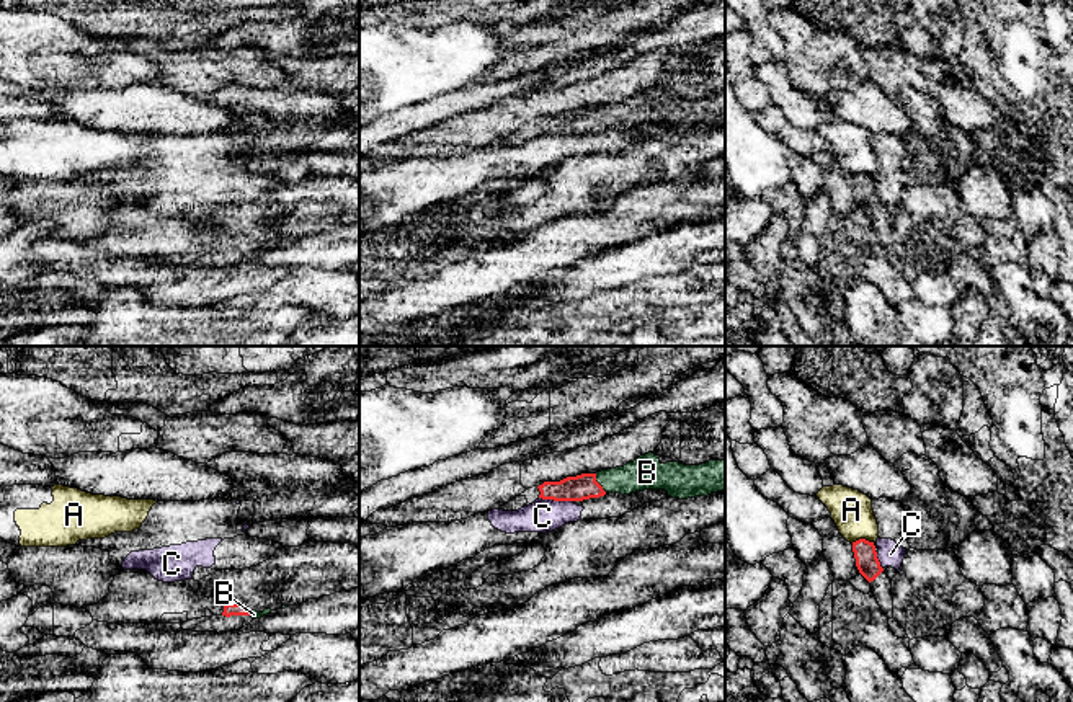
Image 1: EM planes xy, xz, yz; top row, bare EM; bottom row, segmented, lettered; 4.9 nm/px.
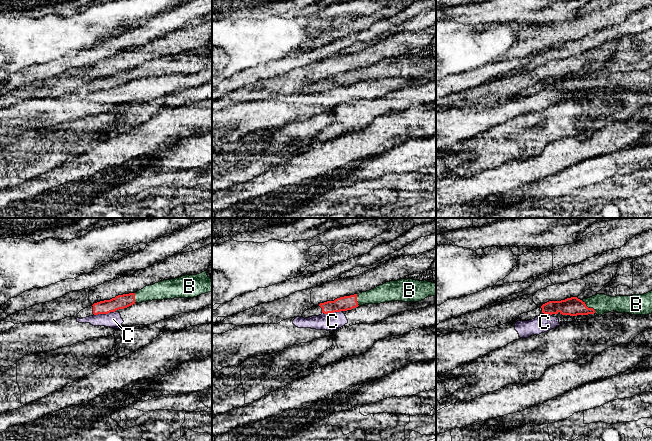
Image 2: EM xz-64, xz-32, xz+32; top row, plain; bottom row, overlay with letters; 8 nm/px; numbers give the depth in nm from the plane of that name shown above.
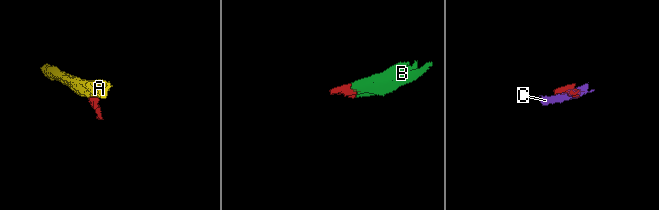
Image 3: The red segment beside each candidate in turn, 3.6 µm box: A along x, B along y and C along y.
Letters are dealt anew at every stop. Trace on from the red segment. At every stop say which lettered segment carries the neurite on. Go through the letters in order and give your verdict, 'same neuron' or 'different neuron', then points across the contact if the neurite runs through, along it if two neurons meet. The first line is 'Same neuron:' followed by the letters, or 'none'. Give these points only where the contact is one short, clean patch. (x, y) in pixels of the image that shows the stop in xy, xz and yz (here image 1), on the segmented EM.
Same neuron: B
A: different neuron; border along yz (872, 541), (856, 539), (851, 542)
B: same neuron; runs through xz (582, 487), (598, 484), (626, 480), (647, 472)
C: different neuron; border along xz (539, 497), (572, 502)

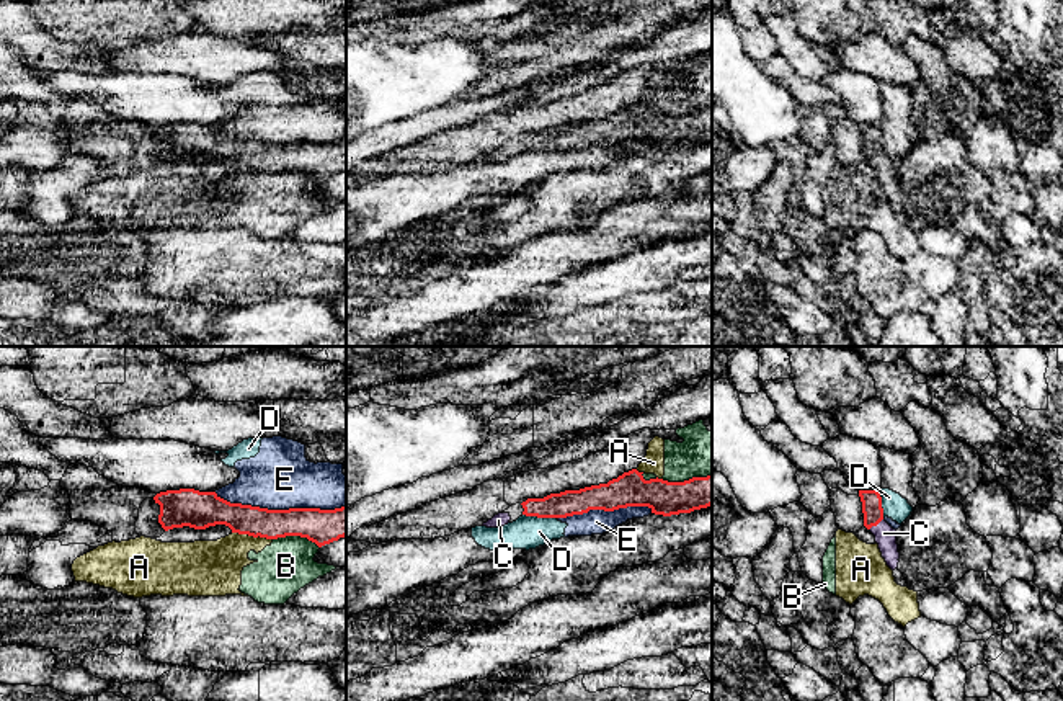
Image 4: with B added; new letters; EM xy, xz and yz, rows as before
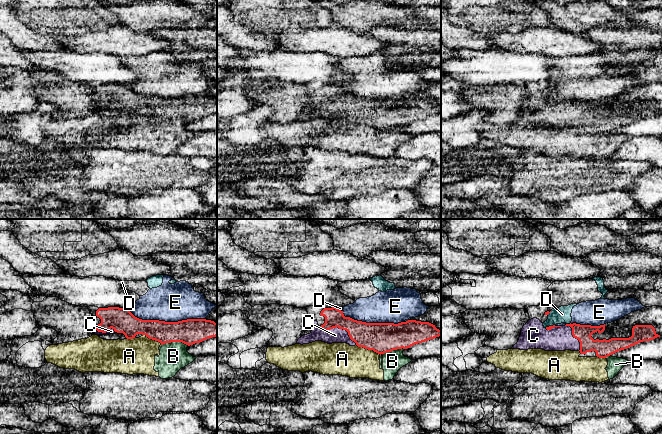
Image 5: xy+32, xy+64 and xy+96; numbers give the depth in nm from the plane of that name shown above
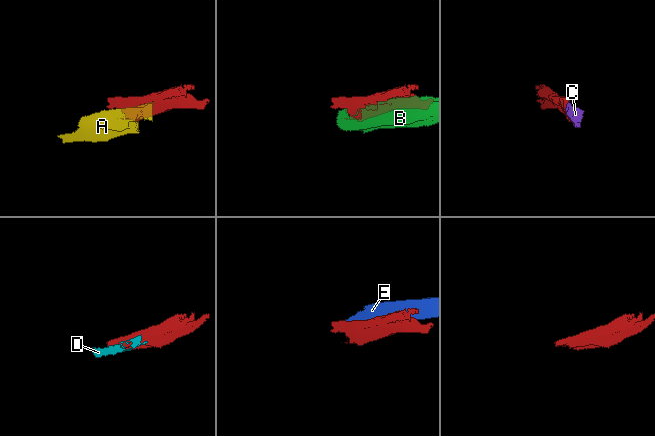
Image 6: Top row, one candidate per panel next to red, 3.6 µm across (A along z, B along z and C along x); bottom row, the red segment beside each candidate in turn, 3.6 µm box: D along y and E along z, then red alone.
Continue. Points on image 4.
Same neuron: C
A: different neuron
B: different neuron
C: same neuron; runs through yz (872, 510), (876, 525), (885, 536)
D: different neuron; border along xz (523, 513), (555, 518)
E: different neuron

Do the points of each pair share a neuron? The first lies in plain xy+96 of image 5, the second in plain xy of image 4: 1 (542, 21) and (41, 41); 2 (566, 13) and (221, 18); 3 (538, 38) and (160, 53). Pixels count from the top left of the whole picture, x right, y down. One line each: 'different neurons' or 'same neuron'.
1: different neurons
2: same neuron
3: same neuron

